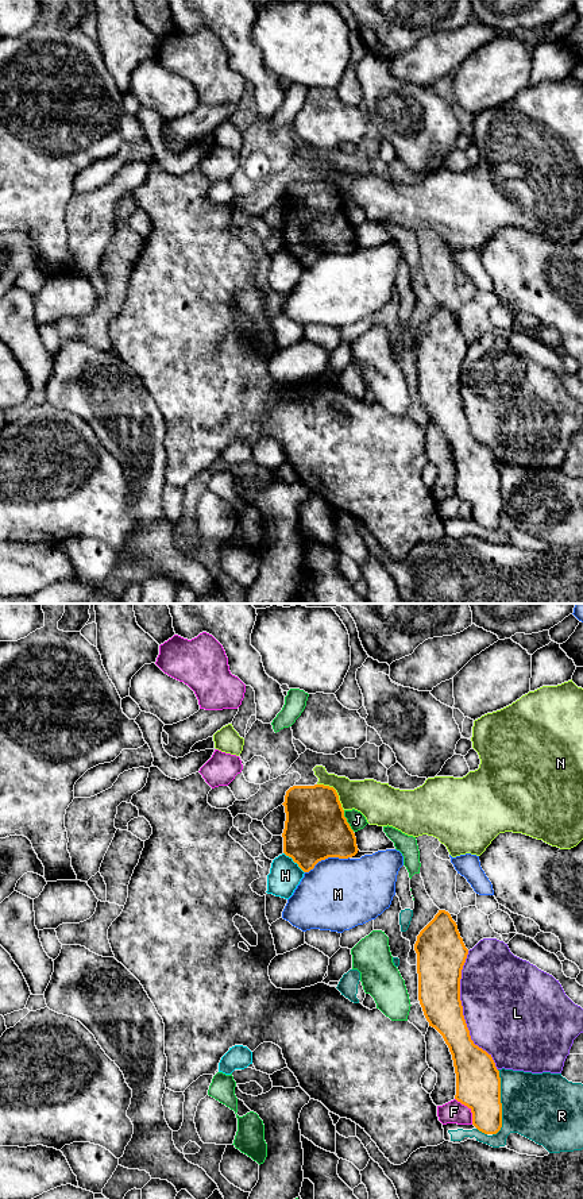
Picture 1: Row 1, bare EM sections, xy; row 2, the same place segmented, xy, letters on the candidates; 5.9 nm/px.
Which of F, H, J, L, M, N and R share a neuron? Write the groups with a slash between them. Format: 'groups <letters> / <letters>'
groups F / H / J / L / M / N / R

